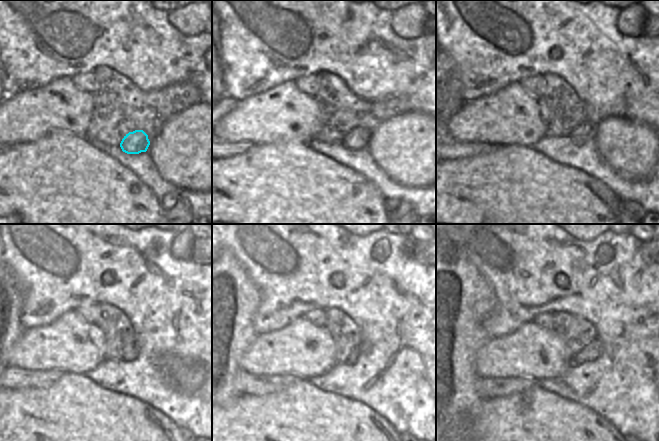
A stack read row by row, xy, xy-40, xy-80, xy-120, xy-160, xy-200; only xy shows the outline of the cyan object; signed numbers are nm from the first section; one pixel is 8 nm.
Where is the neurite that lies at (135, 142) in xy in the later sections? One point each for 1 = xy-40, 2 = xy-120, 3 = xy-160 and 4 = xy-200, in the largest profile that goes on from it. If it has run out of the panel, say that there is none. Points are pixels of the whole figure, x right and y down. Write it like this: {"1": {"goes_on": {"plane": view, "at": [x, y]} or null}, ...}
{"1": {"goes_on": {"plane": "xy-40", "at": [358, 138]}}, "2": {"goes_on": {"plane": "xy-120", "at": [131, 352]}}, "3": {"goes_on": {"plane": "xy-160", "at": [352, 358]}}, "4": {"goes_on": {"plane": "xy-200", "at": [591, 351]}}}

